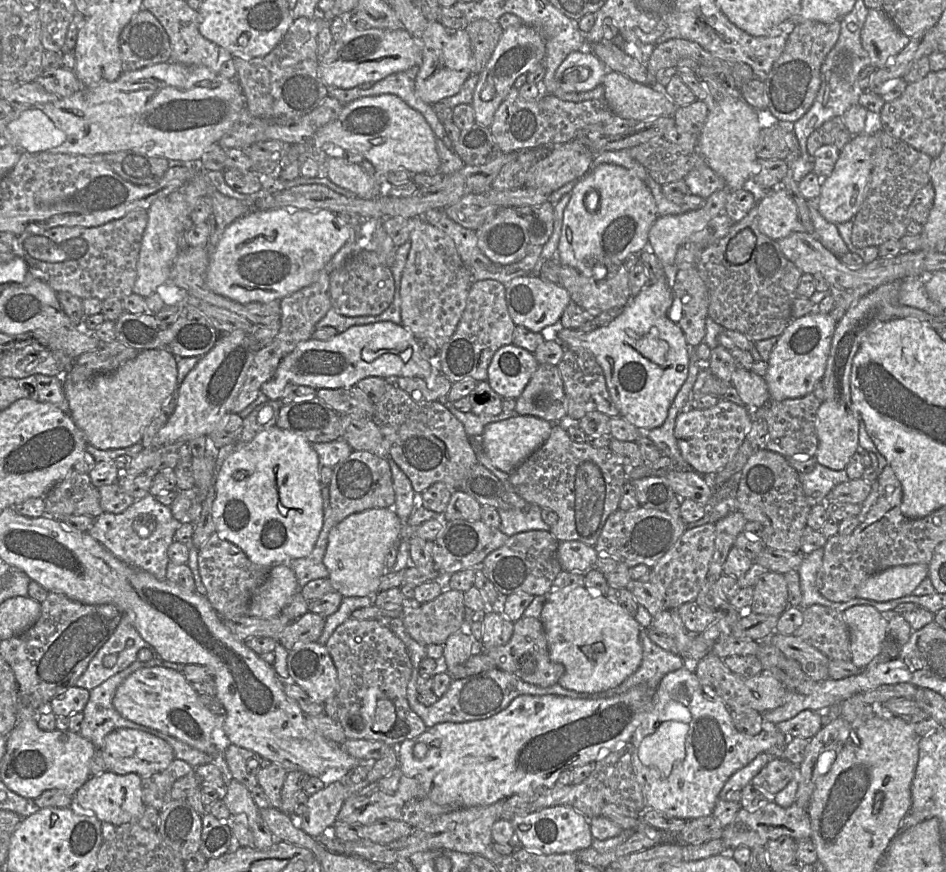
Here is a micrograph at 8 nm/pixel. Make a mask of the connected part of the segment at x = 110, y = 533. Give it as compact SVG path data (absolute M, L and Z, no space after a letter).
M148 494L135 500L122 513L102 512L95 518L87 533L122 562L146 571L162 581L166 580L168 547L174 541L174 533L181 524L182 522L173 517L170 507L159 503L153 495Z

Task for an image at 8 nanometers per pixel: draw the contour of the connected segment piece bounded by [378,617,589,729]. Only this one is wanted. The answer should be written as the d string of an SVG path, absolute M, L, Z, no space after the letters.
M382 617L378 621L380 624L390 629L405 644L410 661L412 664L412 674L407 686L407 699L411 709L423 720L429 729L436 724L453 722L463 723L474 720L489 718L504 710L516 697L521 695L543 696L555 695L577 699L577 696L589 697L587 693L578 693L561 687L558 683L551 687L542 688L533 684L524 682L519 677L510 674L504 670L495 668L489 671L481 672L462 679L454 679L448 690L433 705L424 706L418 701L417 680L419 675L419 665L427 657L427 648L415 641L406 631L403 620L398 617Z

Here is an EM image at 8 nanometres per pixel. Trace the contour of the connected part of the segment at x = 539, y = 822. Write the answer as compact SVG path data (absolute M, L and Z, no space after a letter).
M563 805L545 807L526 815L515 816L510 822L521 847L544 855L577 853L589 848L593 839L590 819Z

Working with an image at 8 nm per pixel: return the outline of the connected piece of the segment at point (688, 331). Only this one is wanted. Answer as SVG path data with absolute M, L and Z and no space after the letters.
M695 266L677 271L672 292L669 319L679 325L687 344L696 348L705 337L708 292Z

